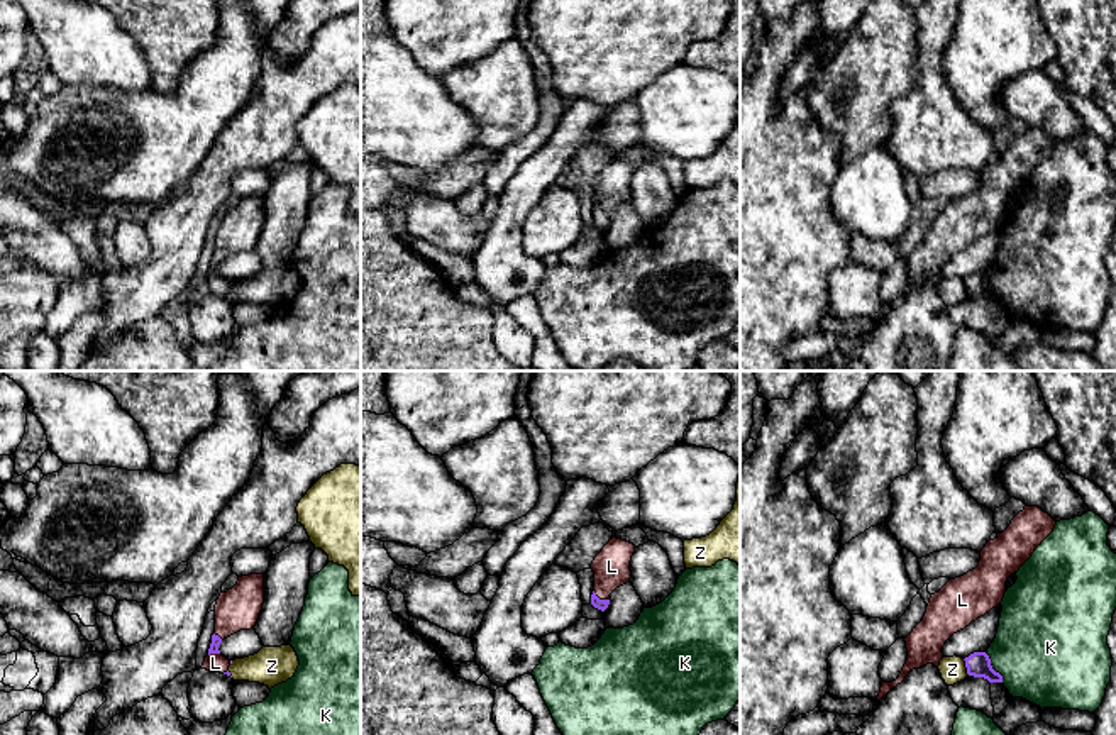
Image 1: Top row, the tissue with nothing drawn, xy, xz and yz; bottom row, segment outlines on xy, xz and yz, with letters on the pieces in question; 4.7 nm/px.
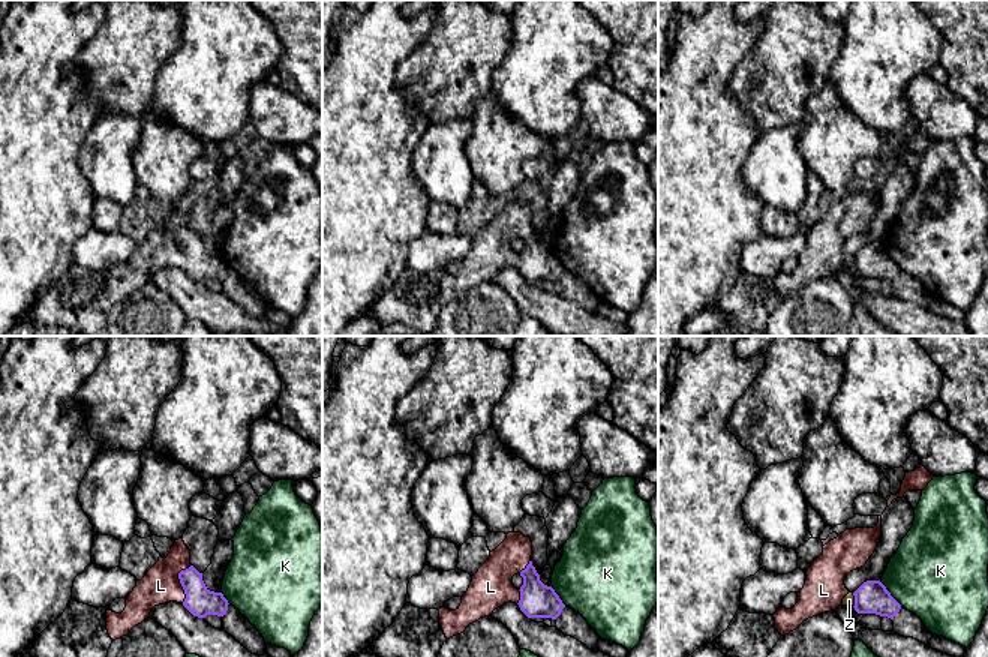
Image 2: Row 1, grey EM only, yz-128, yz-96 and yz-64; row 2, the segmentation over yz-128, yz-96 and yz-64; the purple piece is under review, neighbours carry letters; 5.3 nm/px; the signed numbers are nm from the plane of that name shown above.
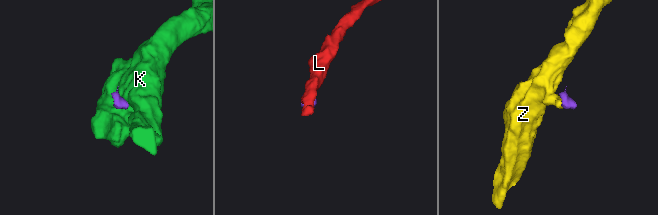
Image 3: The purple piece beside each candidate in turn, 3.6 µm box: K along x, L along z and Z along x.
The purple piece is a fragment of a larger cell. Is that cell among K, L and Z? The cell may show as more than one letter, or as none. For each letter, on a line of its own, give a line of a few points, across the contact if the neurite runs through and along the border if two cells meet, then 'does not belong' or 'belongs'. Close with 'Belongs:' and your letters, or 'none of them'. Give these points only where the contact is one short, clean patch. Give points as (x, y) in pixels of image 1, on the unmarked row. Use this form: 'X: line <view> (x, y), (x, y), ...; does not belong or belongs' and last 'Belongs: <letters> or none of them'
K: line yz (984, 273), (1003, 302); does not belong
L: line xz (598, 224), (602, 221), (602, 210), (612, 187); belongs
Z: line yz (962, 280), (969, 295); does not belong
Belongs: L

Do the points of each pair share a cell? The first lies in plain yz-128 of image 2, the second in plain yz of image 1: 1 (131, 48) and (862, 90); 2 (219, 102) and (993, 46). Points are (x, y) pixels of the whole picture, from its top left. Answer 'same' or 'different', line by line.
1: same
2: same

